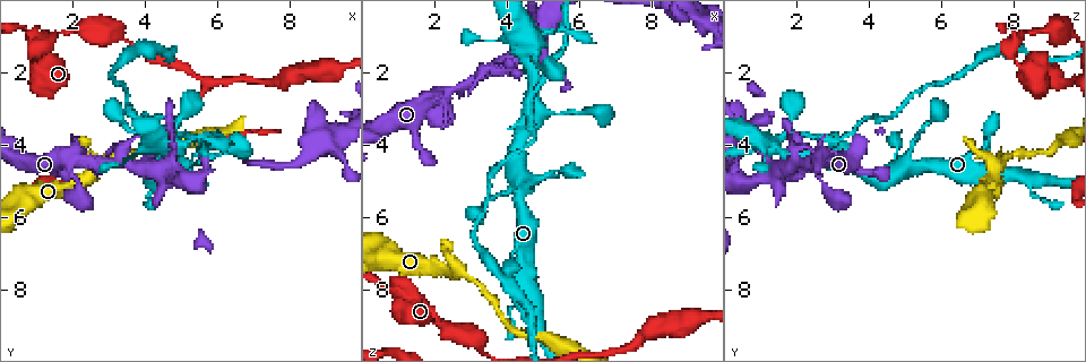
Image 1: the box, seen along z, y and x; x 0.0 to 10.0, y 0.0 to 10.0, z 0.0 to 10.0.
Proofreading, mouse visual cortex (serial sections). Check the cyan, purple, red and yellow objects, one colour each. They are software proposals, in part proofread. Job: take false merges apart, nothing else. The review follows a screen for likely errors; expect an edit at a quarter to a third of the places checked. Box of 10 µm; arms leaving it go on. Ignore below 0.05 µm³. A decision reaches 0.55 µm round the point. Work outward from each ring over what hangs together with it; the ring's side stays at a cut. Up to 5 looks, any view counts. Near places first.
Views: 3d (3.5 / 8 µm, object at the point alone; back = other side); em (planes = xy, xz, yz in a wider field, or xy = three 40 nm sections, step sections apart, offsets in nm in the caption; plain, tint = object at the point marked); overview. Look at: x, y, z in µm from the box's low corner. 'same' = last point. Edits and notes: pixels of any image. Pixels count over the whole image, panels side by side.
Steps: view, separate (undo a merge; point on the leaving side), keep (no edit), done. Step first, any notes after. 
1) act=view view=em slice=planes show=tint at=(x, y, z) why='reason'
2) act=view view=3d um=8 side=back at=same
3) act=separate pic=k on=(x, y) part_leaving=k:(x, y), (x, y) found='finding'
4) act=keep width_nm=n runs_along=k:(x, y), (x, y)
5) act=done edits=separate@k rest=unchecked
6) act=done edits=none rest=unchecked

act=view view=3d um=3.5 at=(2.00, 4.85, 2.60) why='a narrow waist'

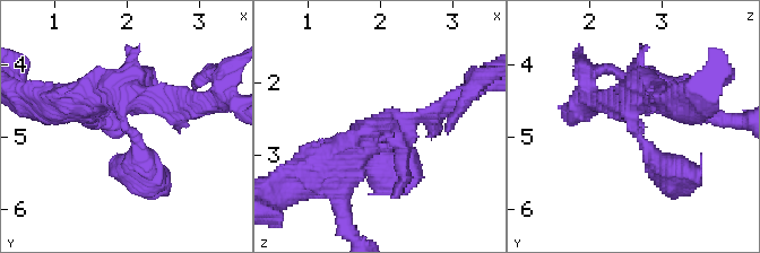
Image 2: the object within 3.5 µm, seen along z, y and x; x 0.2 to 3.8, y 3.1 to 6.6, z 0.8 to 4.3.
act=view view=em slice=xy step=2 show=tint at=(2.05, 4.95, 2.65) arms=4 arm_widths_nm=250,300,400,400 why='now the EM'

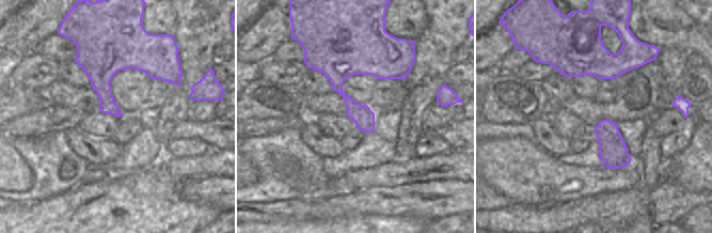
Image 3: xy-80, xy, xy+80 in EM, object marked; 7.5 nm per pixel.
act=keep width_nm=160 runs_along=2:(661, 96), (637, 96), (631, 128), (687, 173) found='continuous, no second cell'

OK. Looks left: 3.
act=view view=3d um=8 at=(5.65, 3.85, 0.85) why='sharp bend'

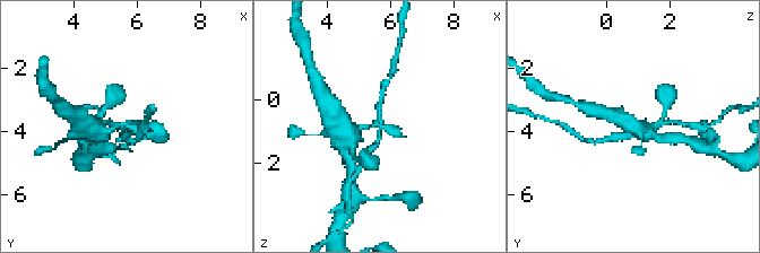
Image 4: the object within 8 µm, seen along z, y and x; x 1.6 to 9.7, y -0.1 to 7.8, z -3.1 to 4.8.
act=view view=em slice=xy step=2 show=tint at=same why='now the EM'

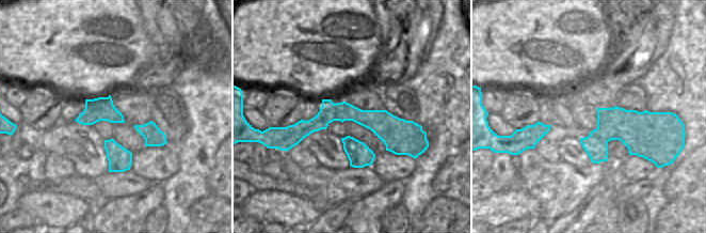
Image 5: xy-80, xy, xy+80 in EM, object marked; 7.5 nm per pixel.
act=separate pic=4 on=(616, 136) border=5:(589, 135), (595, 135), (607, 142) found='a second cell is stuck on'

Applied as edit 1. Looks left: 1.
act=done edits=separate@4 rest=unchecked

